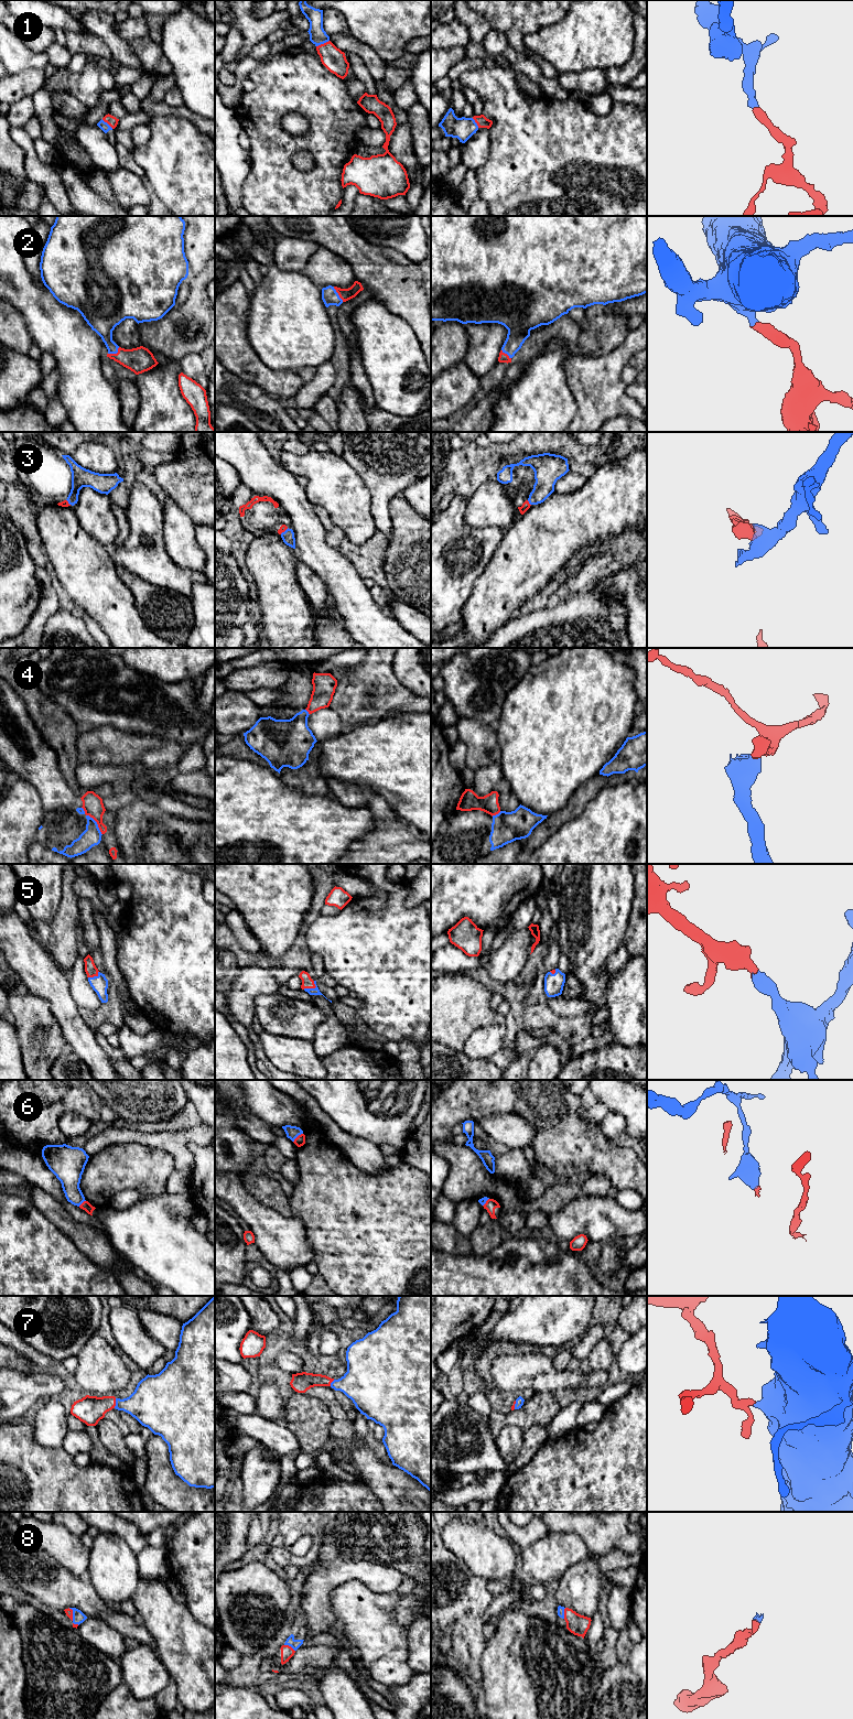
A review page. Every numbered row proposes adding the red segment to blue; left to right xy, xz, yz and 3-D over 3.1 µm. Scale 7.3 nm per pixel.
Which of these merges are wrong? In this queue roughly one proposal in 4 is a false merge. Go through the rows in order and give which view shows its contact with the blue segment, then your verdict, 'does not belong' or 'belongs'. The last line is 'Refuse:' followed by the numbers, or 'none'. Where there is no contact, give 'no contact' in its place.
1: contact in xz; belongs
2: contact in xz; belongs
3: contact in yz; belongs
4: contact in xy; does not belong
5: contact in xz; belongs
6: contact in xz; does not belong
7: contact in xy; belongs
8: contact in xz; belongs
Refuse: 4, 6

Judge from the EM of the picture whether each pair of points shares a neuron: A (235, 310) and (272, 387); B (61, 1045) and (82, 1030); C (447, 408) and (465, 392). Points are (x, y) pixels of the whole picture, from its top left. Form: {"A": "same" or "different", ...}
{"A": "same", "B": "different", "C": "same"}

